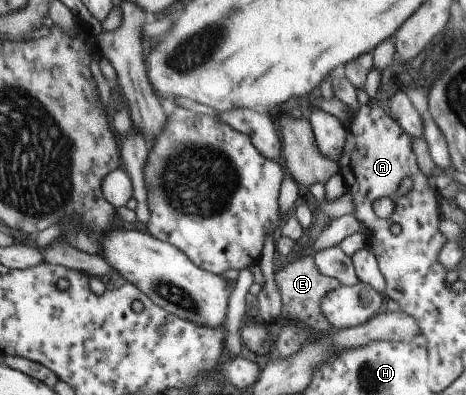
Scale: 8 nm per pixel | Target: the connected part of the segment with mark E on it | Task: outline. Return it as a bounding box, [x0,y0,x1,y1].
[275,256,341,333]

